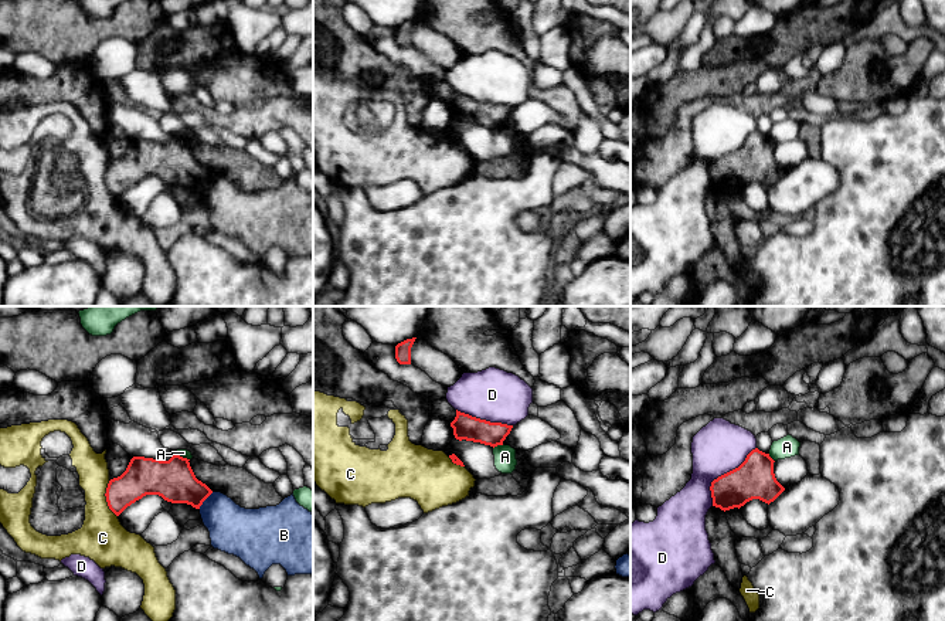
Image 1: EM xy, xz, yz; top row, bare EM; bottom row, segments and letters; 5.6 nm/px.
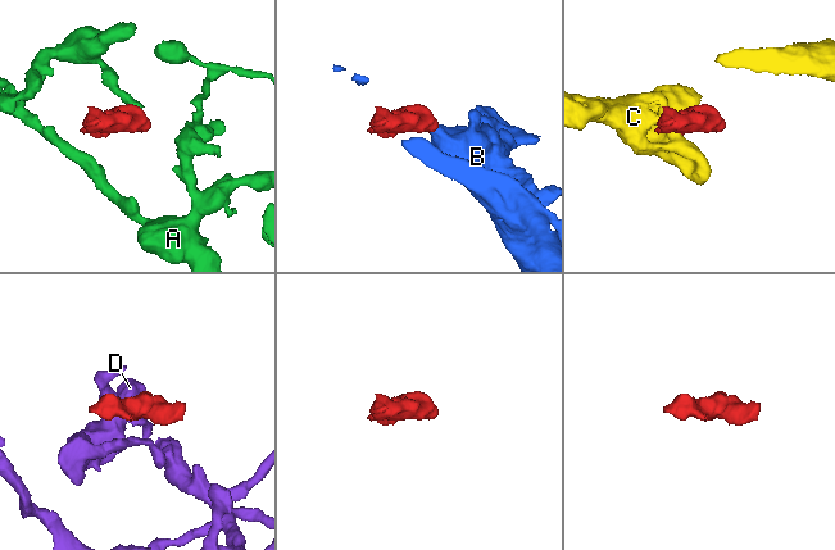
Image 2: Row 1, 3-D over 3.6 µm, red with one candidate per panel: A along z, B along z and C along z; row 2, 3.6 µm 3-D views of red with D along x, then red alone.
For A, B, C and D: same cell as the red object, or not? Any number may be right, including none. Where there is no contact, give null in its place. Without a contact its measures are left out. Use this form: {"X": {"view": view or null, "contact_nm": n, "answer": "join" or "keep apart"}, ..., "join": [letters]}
{"A": {"view": "xz", "contact_nm": 70, "answer": "keep apart"}, "B": {"view": "xy", "contact_nm": 130, "answer": "keep apart"}, "C": {"view": "xy", "contact_nm": 220, "answer": "keep apart"}, "D": {"view": "yz", "contact_nm": 420, "answer": "keep apart"}, "join": []}

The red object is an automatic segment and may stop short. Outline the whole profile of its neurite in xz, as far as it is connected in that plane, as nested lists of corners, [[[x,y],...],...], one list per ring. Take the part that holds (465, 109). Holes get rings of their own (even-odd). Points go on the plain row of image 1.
[[[456,92],[456,99],[451,105],[456,122],[480,125],[490,129],[503,128],[503,123],[510,116],[513,108],[502,105],[490,105],[472,99]]]

